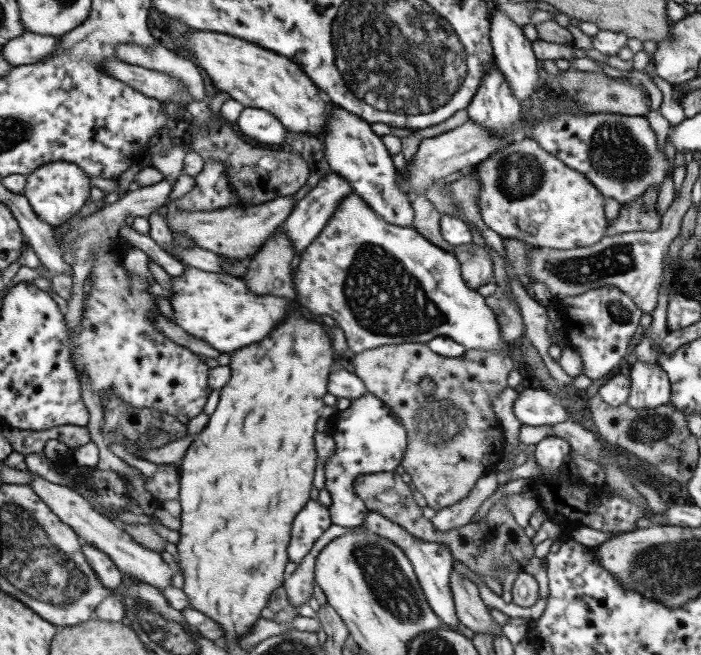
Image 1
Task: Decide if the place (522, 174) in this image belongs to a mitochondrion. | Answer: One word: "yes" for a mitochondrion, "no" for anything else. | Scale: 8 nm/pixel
yes

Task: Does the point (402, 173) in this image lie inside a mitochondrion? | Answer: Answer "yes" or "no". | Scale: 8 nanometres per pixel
no

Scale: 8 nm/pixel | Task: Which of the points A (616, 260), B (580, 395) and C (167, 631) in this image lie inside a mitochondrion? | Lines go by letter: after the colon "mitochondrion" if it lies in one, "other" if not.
A: mitochondrion
B: other
C: mitochondrion

